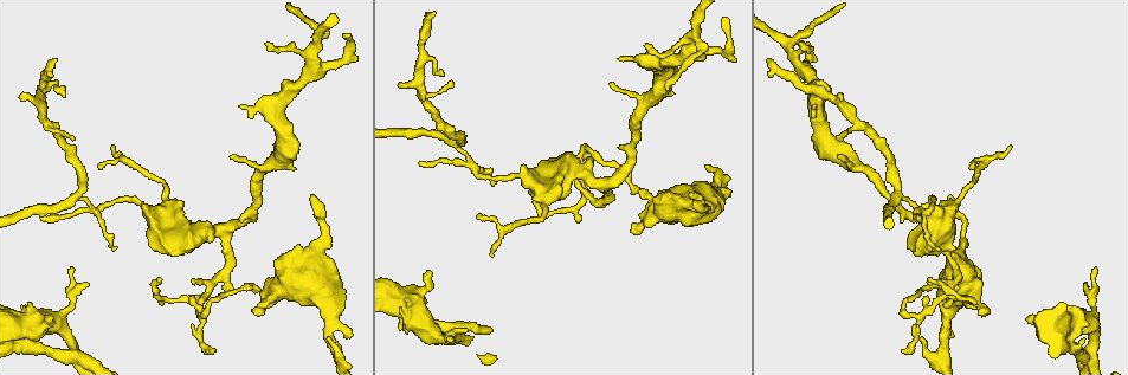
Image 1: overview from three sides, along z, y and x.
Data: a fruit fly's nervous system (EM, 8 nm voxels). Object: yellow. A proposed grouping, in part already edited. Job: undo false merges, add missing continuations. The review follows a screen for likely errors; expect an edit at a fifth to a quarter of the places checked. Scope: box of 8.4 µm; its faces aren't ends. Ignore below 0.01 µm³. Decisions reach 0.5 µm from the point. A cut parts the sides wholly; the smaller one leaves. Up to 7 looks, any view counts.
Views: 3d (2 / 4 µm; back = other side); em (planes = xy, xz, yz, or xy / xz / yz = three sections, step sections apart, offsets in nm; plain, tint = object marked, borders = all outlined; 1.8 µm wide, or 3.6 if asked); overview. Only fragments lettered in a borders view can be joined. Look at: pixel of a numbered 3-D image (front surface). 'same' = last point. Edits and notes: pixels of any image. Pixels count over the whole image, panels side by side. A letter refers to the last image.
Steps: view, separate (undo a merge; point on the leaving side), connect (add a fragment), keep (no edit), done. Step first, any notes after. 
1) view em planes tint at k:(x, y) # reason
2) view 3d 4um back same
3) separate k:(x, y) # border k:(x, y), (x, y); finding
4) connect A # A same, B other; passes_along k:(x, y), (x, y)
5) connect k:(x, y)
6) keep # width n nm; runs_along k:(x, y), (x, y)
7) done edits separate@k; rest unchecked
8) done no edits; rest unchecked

view 3d 4um back at 1:(406, 311) # touches itself

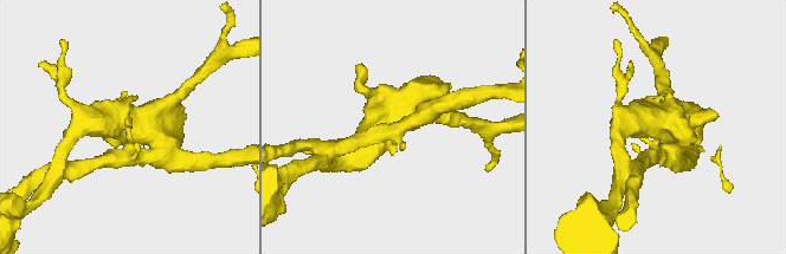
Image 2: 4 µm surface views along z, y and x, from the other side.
view em 3.6um yz step 4 borders at 2:(128, 145) # need the tissue

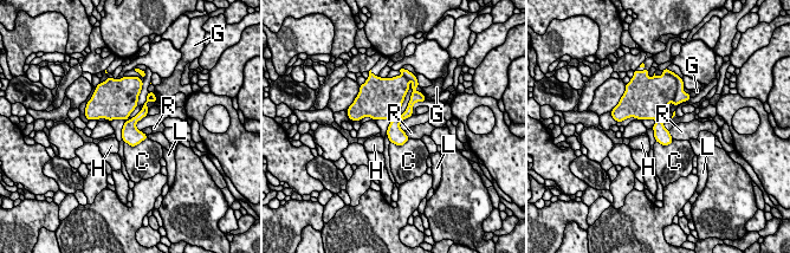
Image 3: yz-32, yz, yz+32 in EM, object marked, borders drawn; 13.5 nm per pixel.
separate 3:(680, 96) # C other, G other, H other, L other, R other; part_leaving 3:(151, 98), (131, 123), (131, 142); a second neuron is stuck on

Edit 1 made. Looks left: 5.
view 3d 2um at 1:(649, 60) # calibre changes

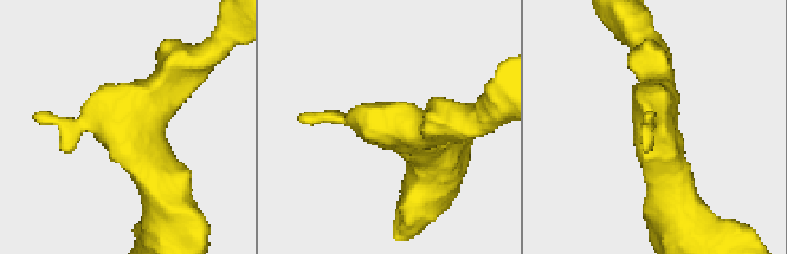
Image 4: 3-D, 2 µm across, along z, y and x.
view em 3.6um planes borders at 4:(657, 126)

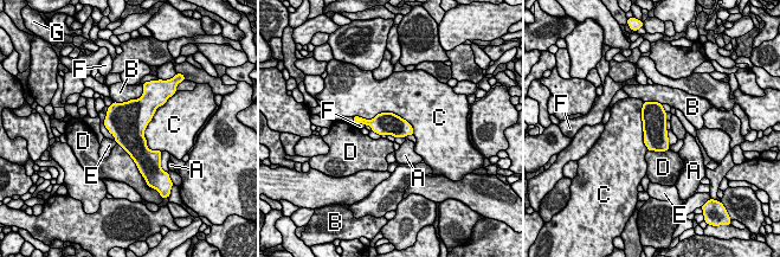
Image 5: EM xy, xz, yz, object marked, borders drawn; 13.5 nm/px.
keep # longest_contact C 850 nm; A other, B other, C other, D other, E other, F other, G other; border 5:(353, 116), (394, 113), (413, 134); all the same neuron

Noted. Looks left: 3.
view overview # redraw

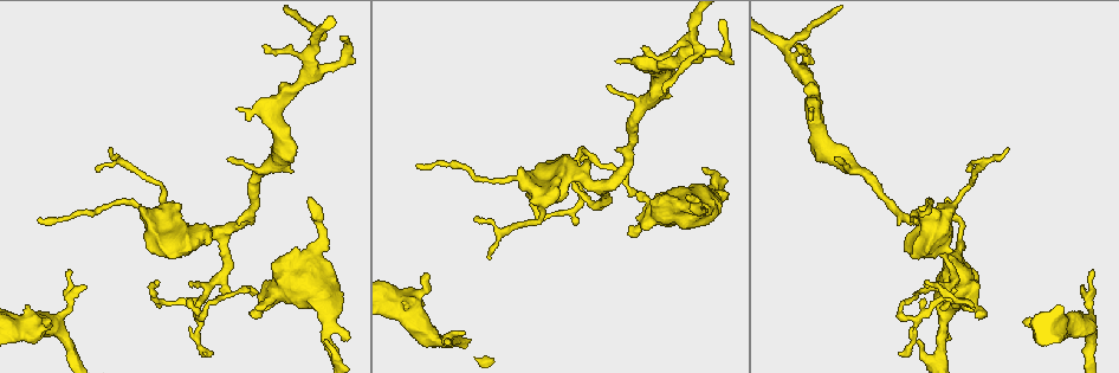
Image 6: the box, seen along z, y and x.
view em planes plain at 6:(308, 202) # an open end

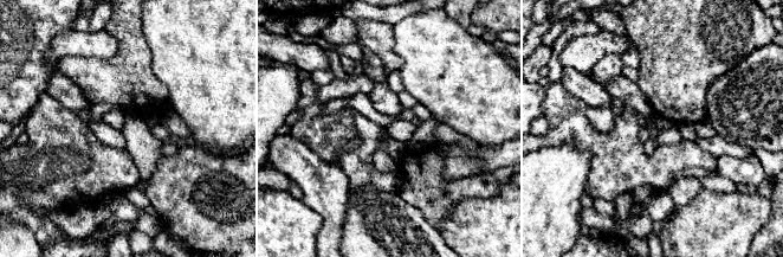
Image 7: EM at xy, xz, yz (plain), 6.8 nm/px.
view em planes borders same # what lies round it

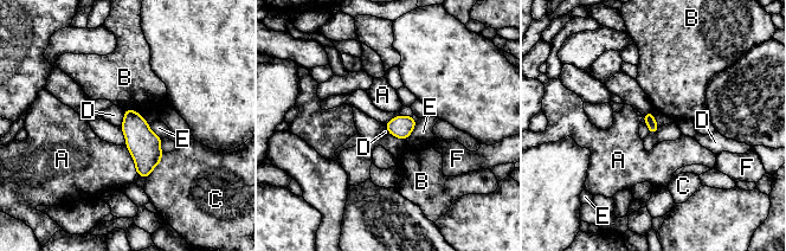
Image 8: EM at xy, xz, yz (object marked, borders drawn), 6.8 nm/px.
keep # A other, B other, C other, D other, E other, F other; border 8:(124, 110), (120, 127); no lettered fragment goes on from it

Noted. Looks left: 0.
done edits separate@3; rest unchecked

